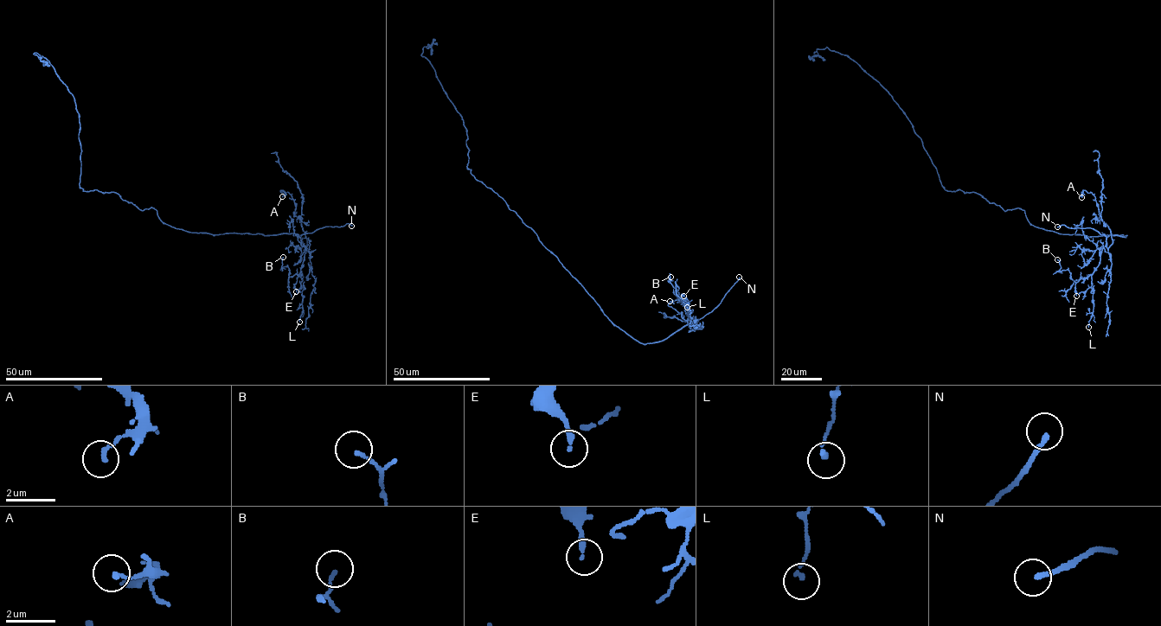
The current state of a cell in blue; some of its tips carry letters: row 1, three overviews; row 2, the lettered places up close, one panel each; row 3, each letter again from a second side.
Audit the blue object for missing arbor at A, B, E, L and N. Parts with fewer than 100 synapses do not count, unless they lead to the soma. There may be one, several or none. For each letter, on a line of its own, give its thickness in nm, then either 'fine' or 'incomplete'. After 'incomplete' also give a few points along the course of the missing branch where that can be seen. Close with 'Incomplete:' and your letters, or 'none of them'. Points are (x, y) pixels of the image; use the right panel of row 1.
A: calibre 170 nm; fine
B: calibre 130 nm; fine
E: calibre 200 nm; fine
L: calibre 160 nm; fine
N: calibre 190 nm; incomplete; course (1057, 226), (1055, 220), (1061, 209), (1078, 226), (1084, 226)
Incomplete: N

